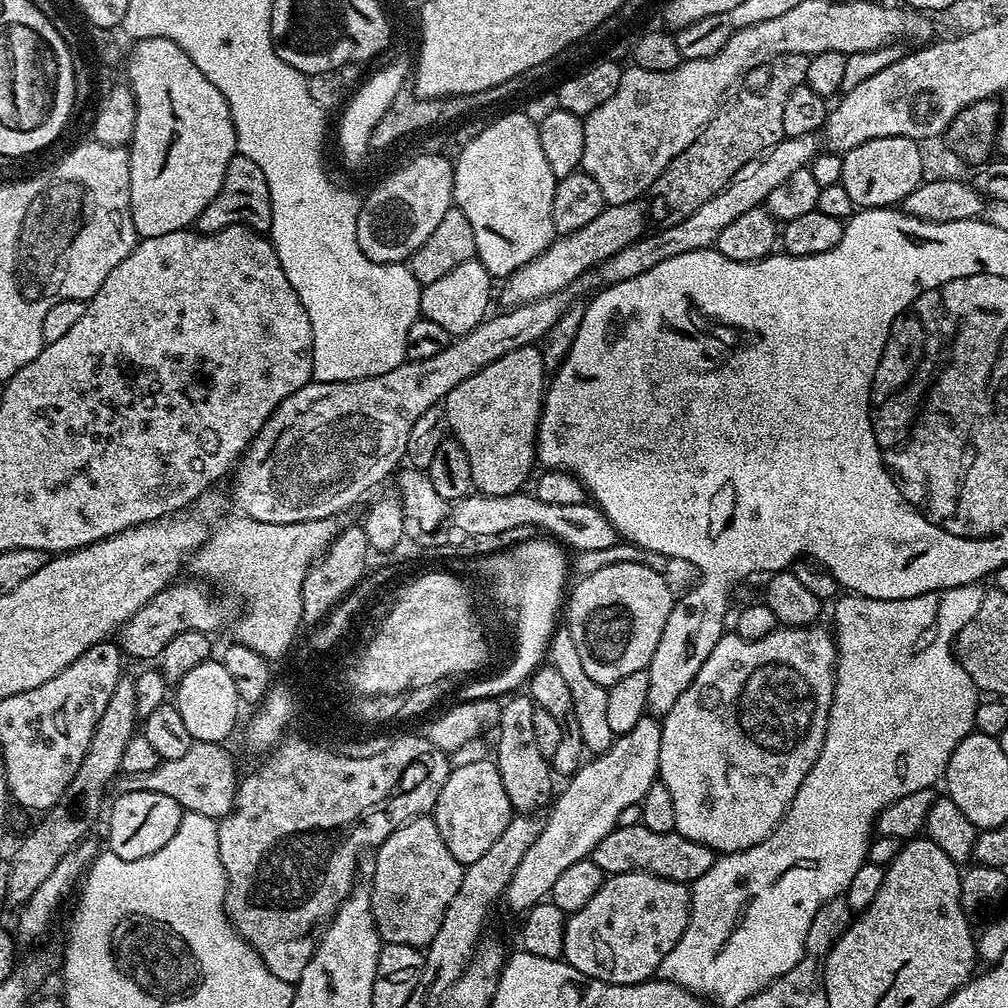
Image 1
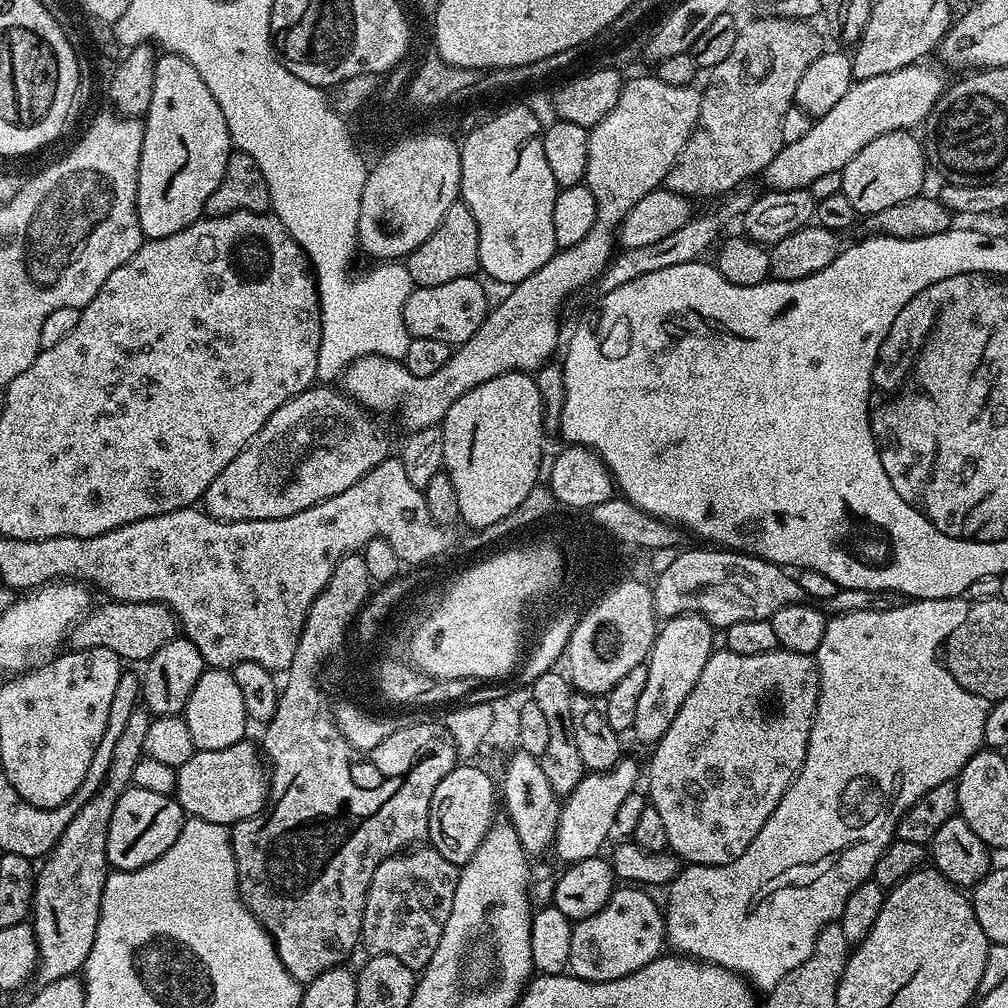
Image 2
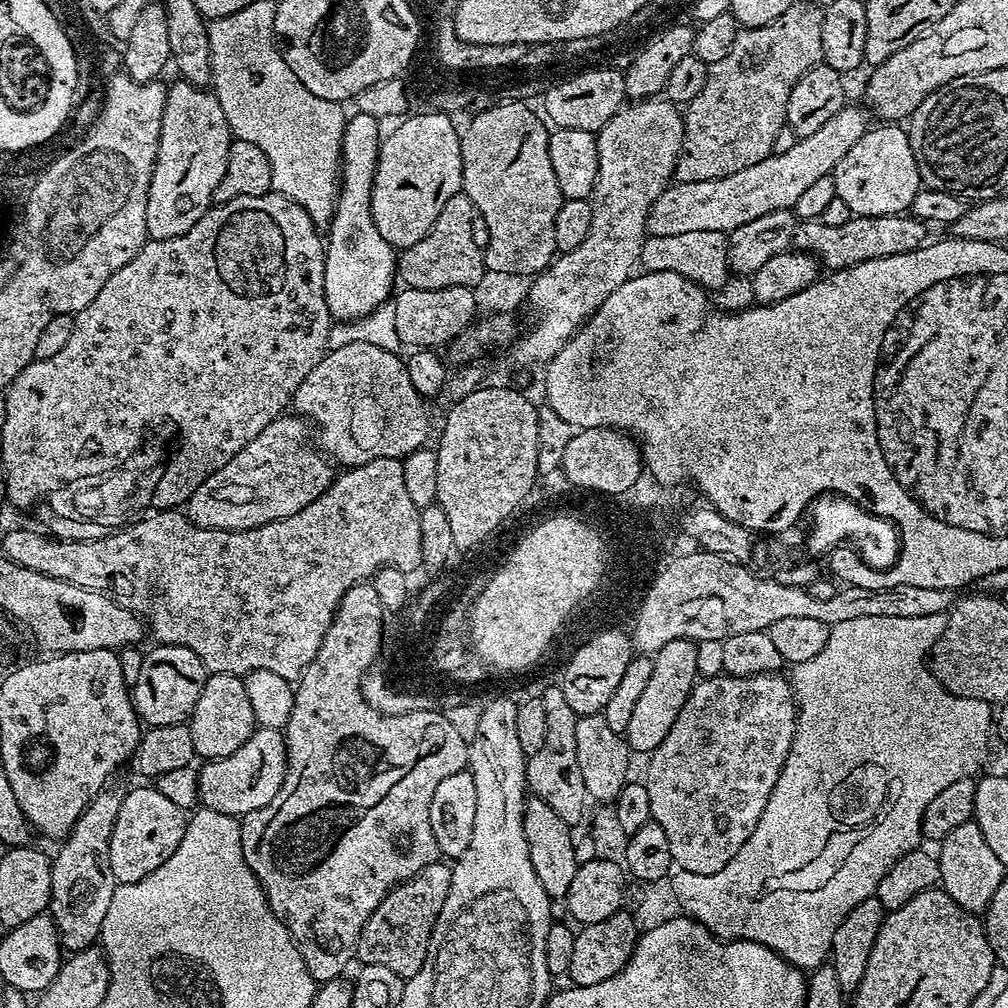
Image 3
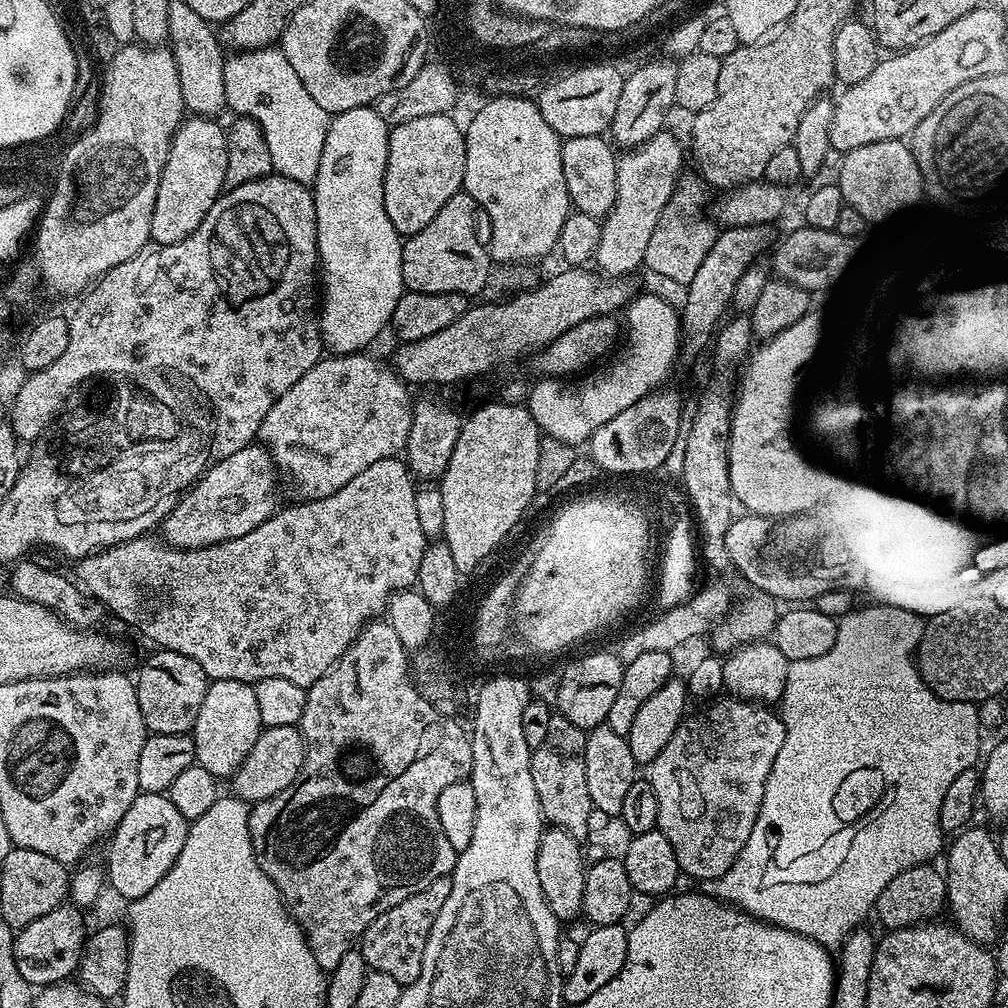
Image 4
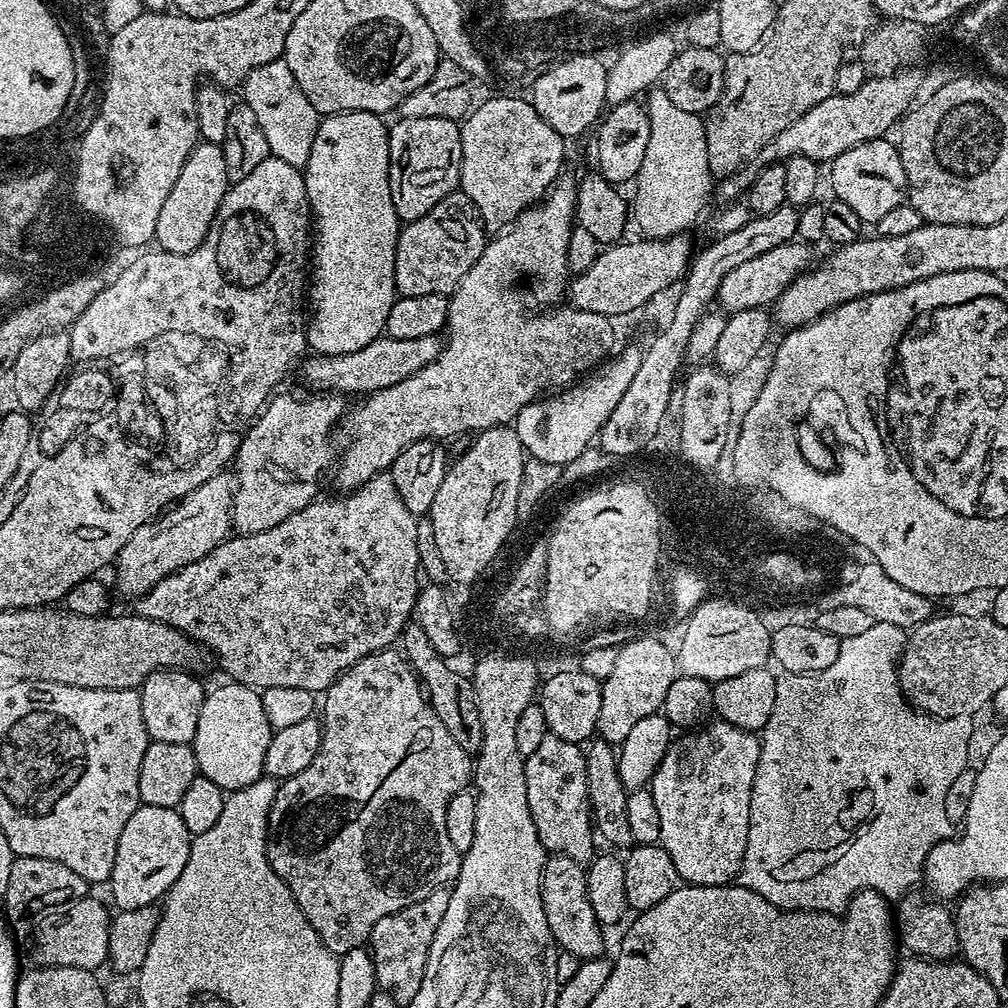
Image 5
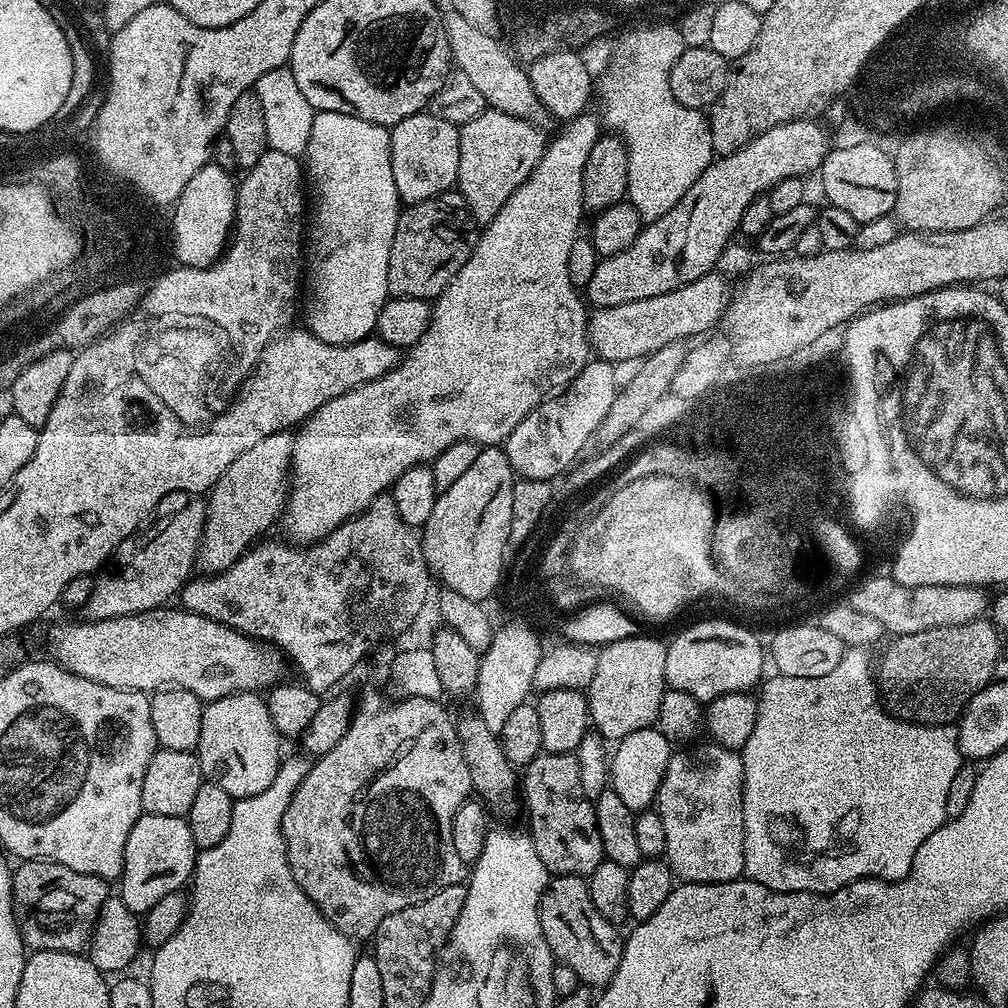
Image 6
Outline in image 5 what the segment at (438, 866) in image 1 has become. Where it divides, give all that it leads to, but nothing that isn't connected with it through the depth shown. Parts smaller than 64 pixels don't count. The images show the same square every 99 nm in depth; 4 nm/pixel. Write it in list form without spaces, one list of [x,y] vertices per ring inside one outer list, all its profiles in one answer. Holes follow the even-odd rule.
[[[443,887],[422,898],[422,902],[414,902],[414,906],[386,914],[386,918],[381,918],[374,925],[370,951],[376,982],[379,991],[390,994],[397,1006],[410,1003],[414,994],[418,994],[418,986],[422,986],[422,978],[426,974],[426,958],[434,942],[434,930],[438,930],[438,922],[442,922],[446,906],[450,906],[450,891]]]

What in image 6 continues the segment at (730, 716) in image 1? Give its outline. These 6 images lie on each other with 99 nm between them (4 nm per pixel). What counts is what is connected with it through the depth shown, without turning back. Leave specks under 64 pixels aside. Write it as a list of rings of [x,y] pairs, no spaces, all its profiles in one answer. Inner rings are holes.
[[[715,742],[702,743],[685,747],[683,749],[685,752],[673,751],[670,762],[666,766],[666,774],[662,778],[662,786],[656,795],[654,808],[660,813],[663,829],[666,832],[666,863],[681,881],[689,884],[717,884],[739,880],[744,876],[744,757],[735,748],[724,748],[723,745]]]

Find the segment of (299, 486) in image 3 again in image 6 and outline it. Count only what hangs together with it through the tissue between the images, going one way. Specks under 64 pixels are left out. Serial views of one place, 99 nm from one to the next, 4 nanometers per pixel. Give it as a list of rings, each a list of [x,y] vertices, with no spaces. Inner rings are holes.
[[[200,498],[189,500],[192,501],[182,505],[165,524],[149,532],[137,531],[116,547],[106,567],[93,579],[90,598],[82,606],[88,620],[122,618],[165,607],[171,601],[168,599],[171,596],[173,599],[188,583],[194,572],[206,518],[205,501]]]

